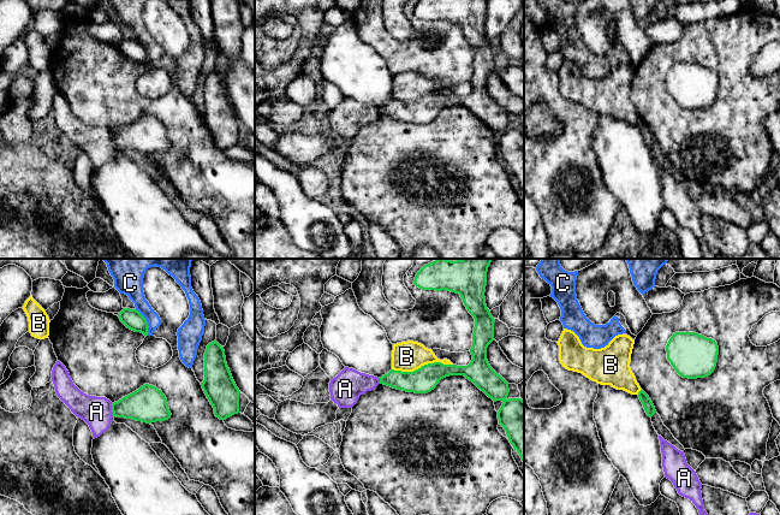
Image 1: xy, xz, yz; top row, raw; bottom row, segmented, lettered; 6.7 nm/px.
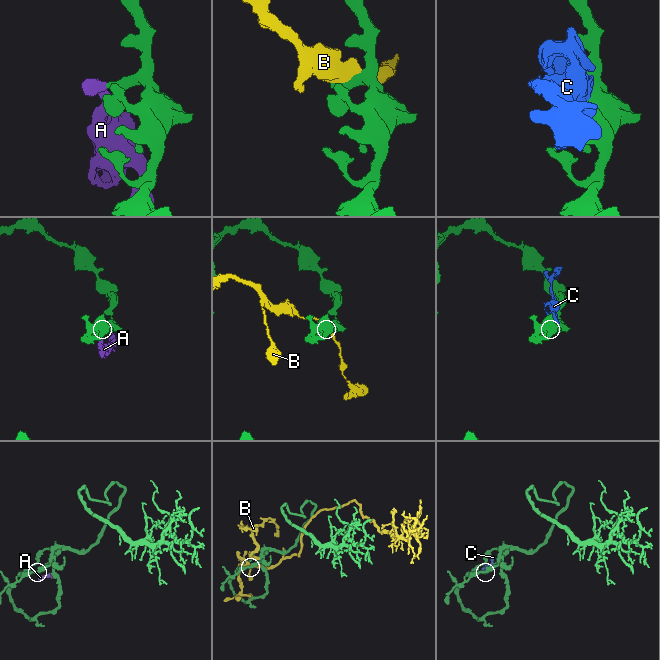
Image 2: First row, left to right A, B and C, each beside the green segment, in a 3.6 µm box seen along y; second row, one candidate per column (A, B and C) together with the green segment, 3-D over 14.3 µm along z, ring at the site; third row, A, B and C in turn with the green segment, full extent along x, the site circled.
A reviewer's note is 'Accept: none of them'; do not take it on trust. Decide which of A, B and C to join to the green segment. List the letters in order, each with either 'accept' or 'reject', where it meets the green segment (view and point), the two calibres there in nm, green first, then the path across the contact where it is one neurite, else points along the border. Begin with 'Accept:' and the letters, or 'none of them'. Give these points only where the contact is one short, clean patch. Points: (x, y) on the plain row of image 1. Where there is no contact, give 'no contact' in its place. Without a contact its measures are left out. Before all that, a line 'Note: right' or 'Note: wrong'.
Note: right
Accept: none of them
A: reject | xy (112, 140) | 240/200 nm | along xy (111, 134), (113, 146)
B: reject | xz (422, 96) | 170/200 nm
C: reject | xy (146, 52) | 140/140 nm

